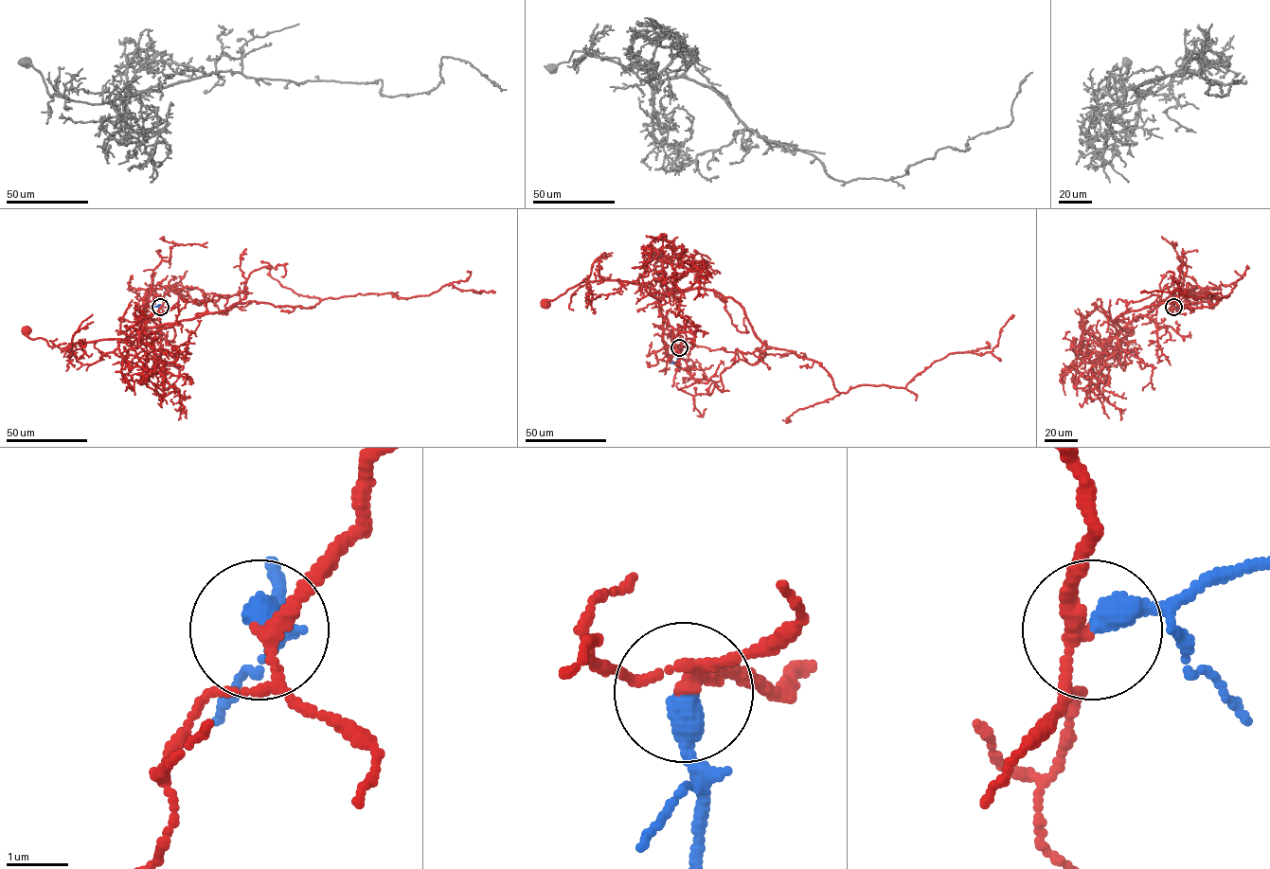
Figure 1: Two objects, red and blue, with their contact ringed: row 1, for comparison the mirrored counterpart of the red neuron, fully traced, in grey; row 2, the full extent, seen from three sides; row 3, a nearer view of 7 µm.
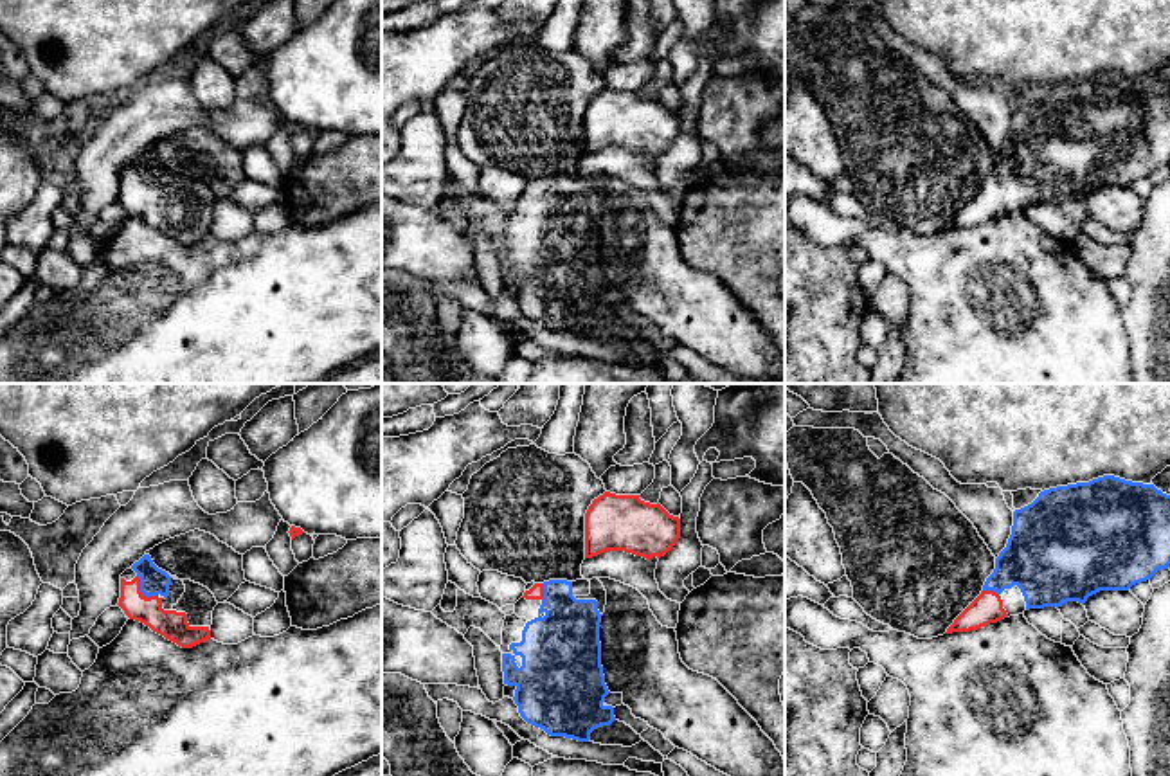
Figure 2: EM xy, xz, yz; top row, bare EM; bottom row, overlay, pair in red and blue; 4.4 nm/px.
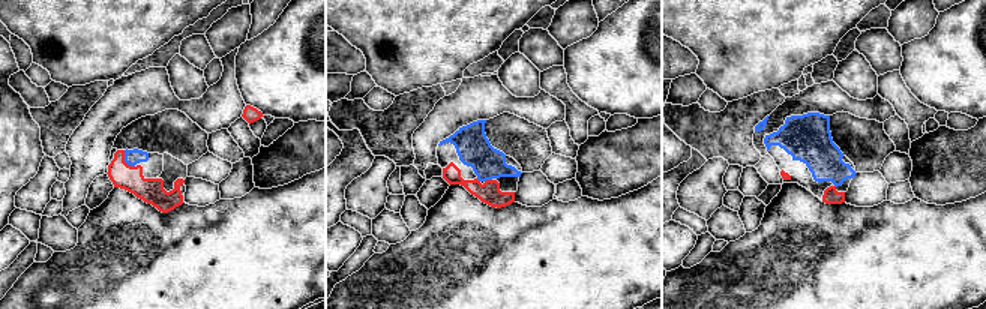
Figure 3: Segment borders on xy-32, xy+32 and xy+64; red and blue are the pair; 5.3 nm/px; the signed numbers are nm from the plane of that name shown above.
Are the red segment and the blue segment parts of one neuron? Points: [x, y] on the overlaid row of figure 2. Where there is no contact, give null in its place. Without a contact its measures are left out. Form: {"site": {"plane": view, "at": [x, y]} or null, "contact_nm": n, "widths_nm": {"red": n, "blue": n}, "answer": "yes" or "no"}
{"site": {"plane": "xy", "at": [139, 591]}, "contact_nm": 140, "widths_nm": {"red": 130, "blue": 120}, "answer": "yes"}

